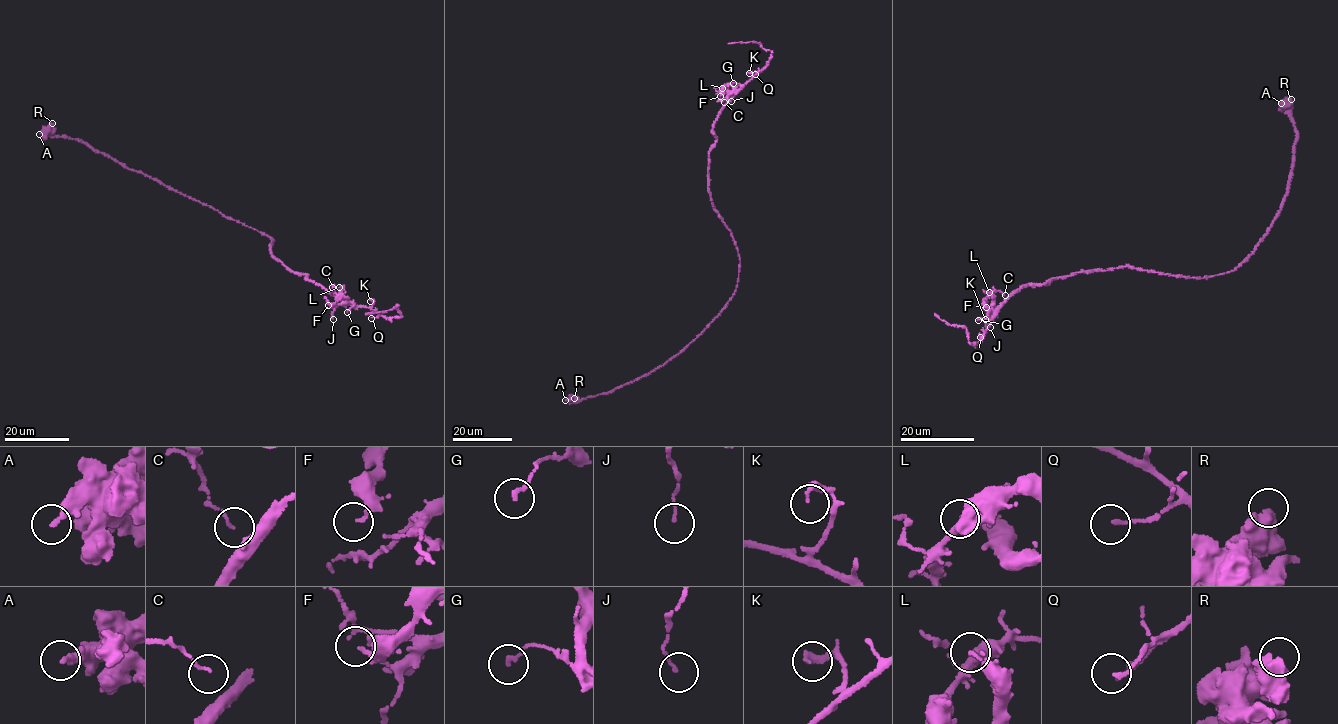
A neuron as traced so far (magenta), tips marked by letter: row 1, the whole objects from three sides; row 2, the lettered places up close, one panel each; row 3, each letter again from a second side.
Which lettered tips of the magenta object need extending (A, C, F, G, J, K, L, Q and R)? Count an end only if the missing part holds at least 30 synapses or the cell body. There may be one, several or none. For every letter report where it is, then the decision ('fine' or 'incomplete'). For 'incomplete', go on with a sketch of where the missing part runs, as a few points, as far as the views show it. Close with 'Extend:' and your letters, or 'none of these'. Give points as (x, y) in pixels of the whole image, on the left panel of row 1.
A: at (39, 134); fine
C: at (332, 287); fine
F: at (328, 305); fine
G: at (347, 312); fine
J: at (333, 319); fine
K: at (370, 301); fine
L: at (339, 287); fine
Q: at (371, 318); fine
R: at (52, 123); fine
Extend: none of these

